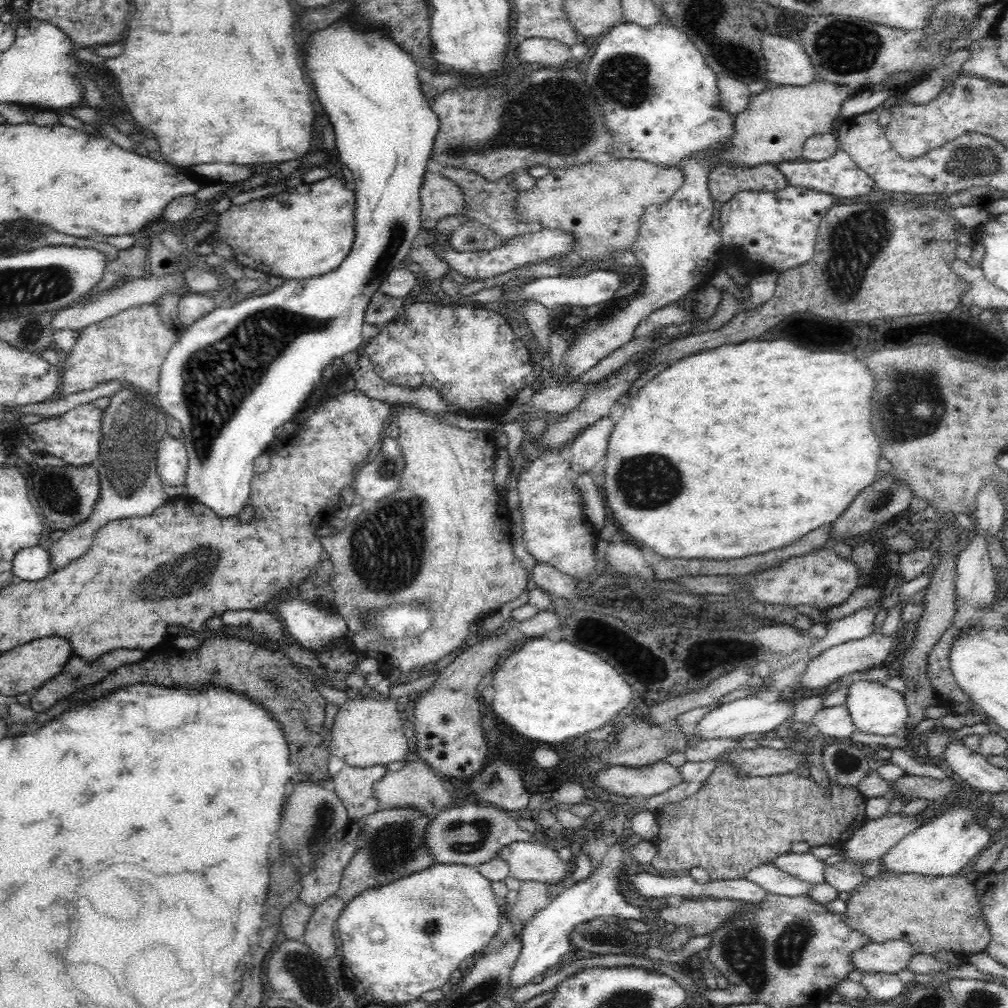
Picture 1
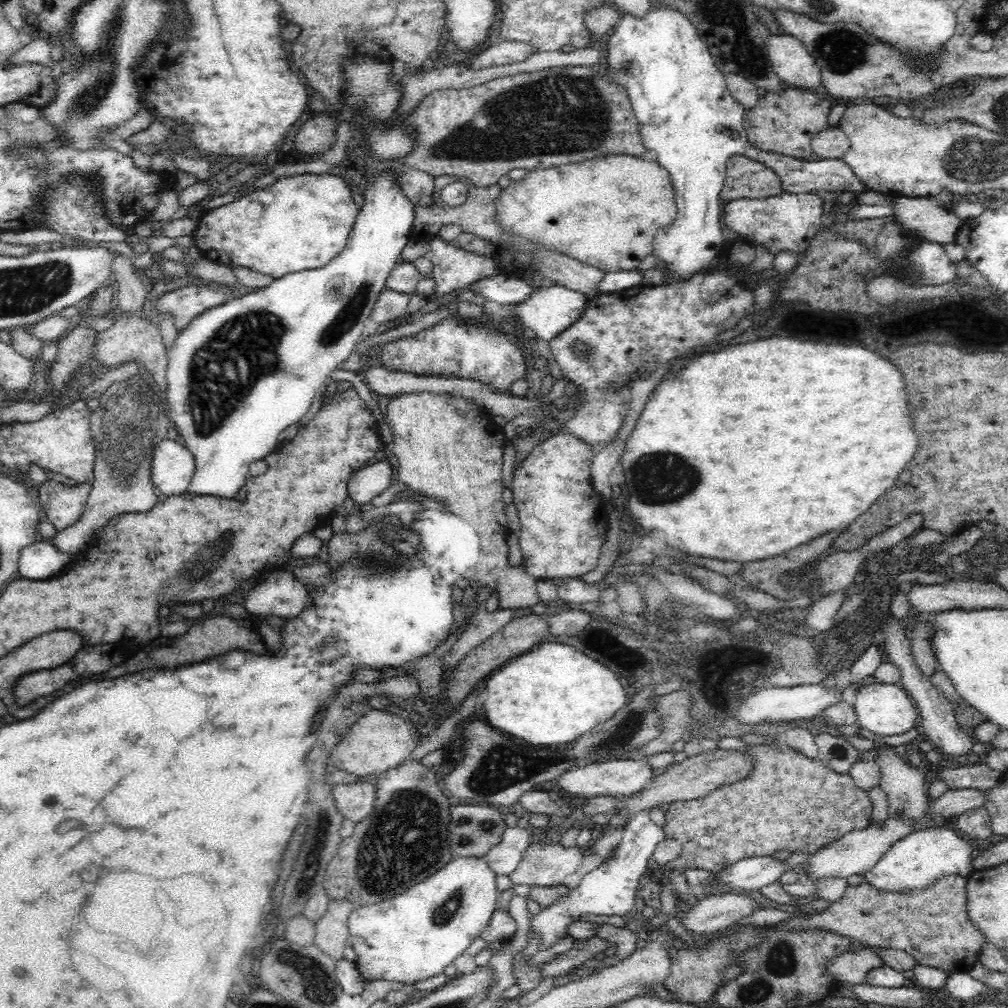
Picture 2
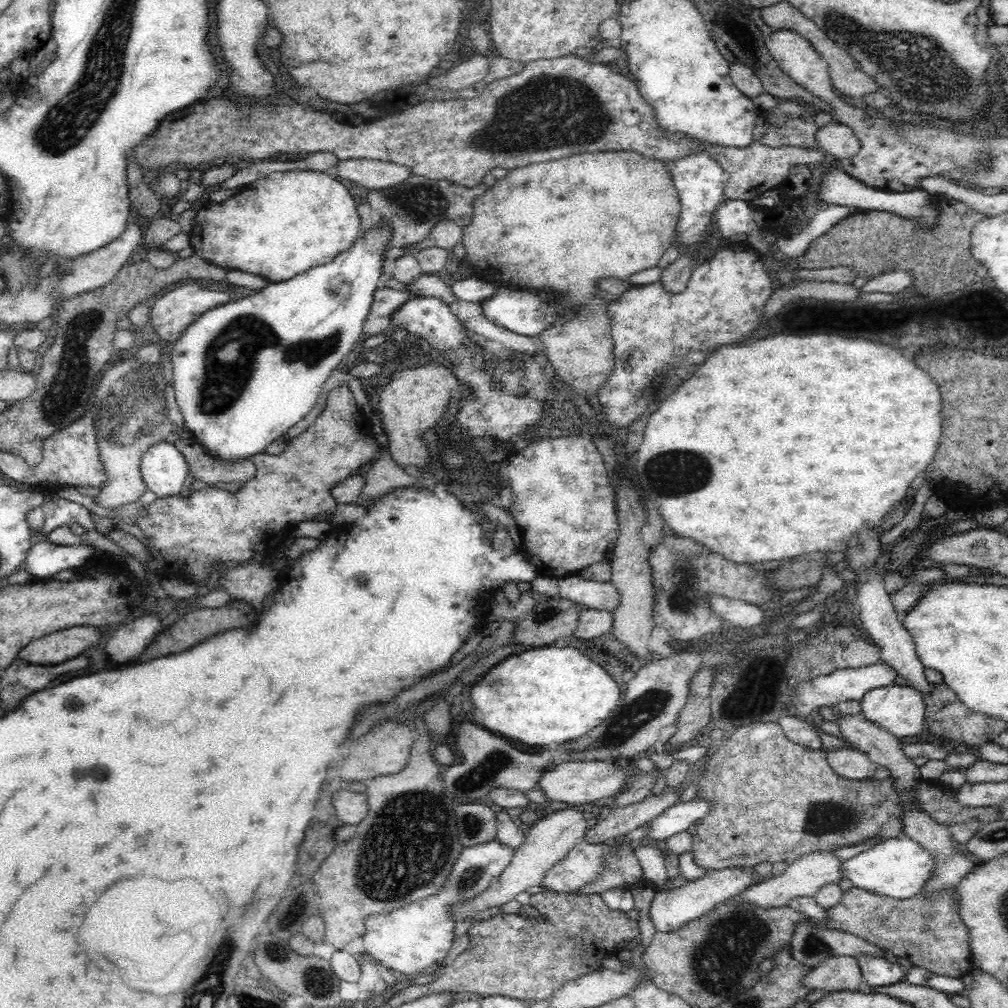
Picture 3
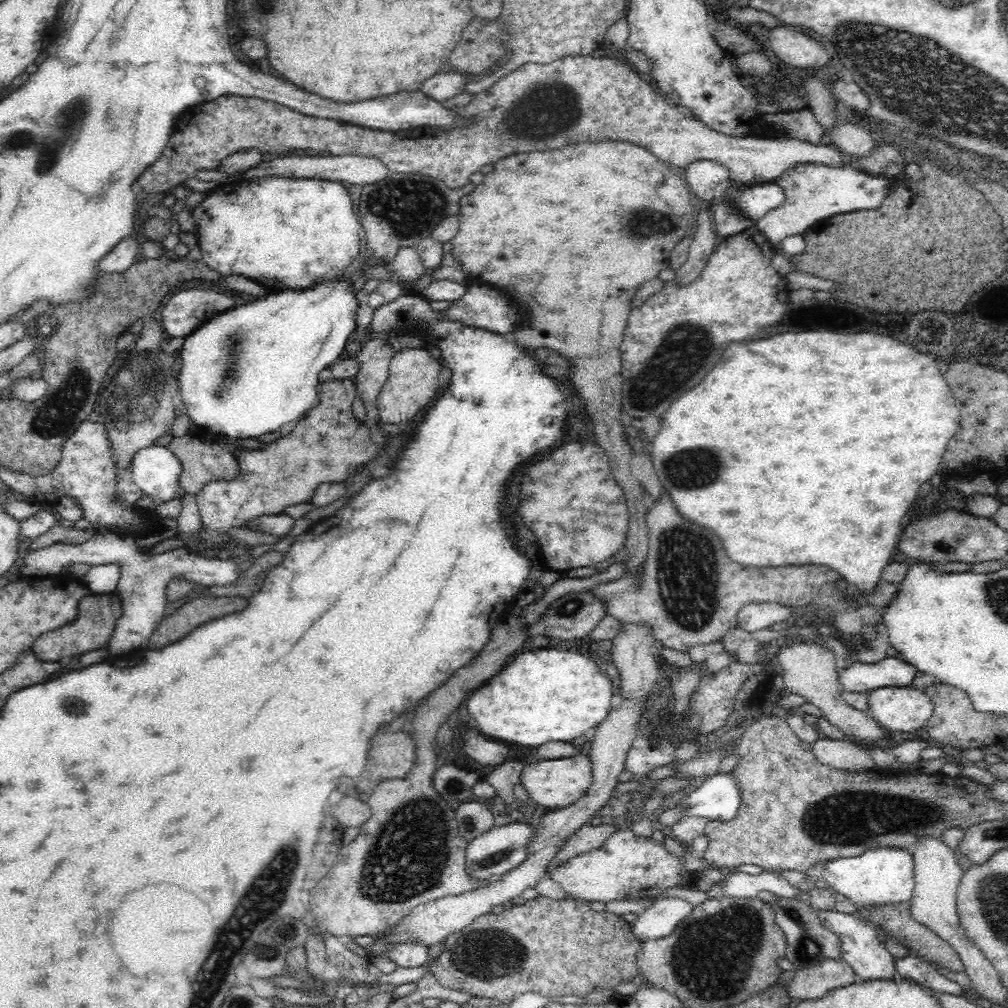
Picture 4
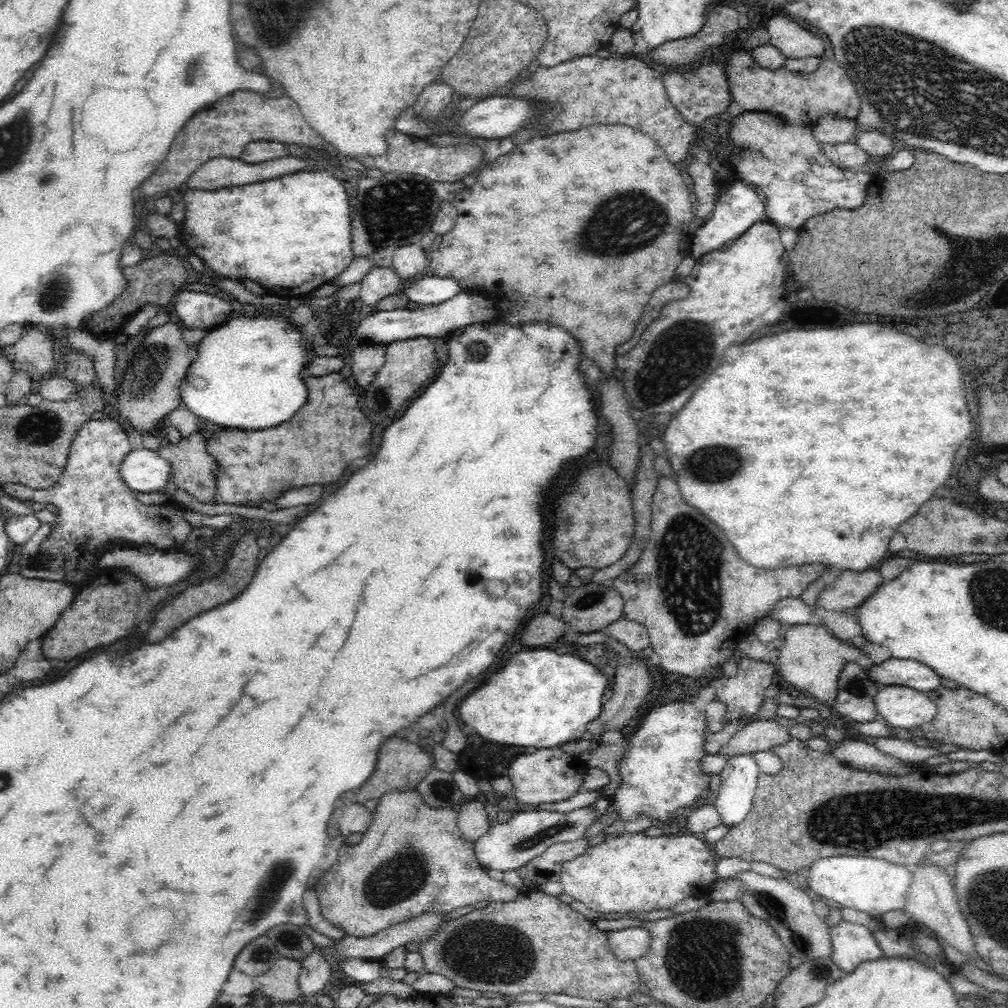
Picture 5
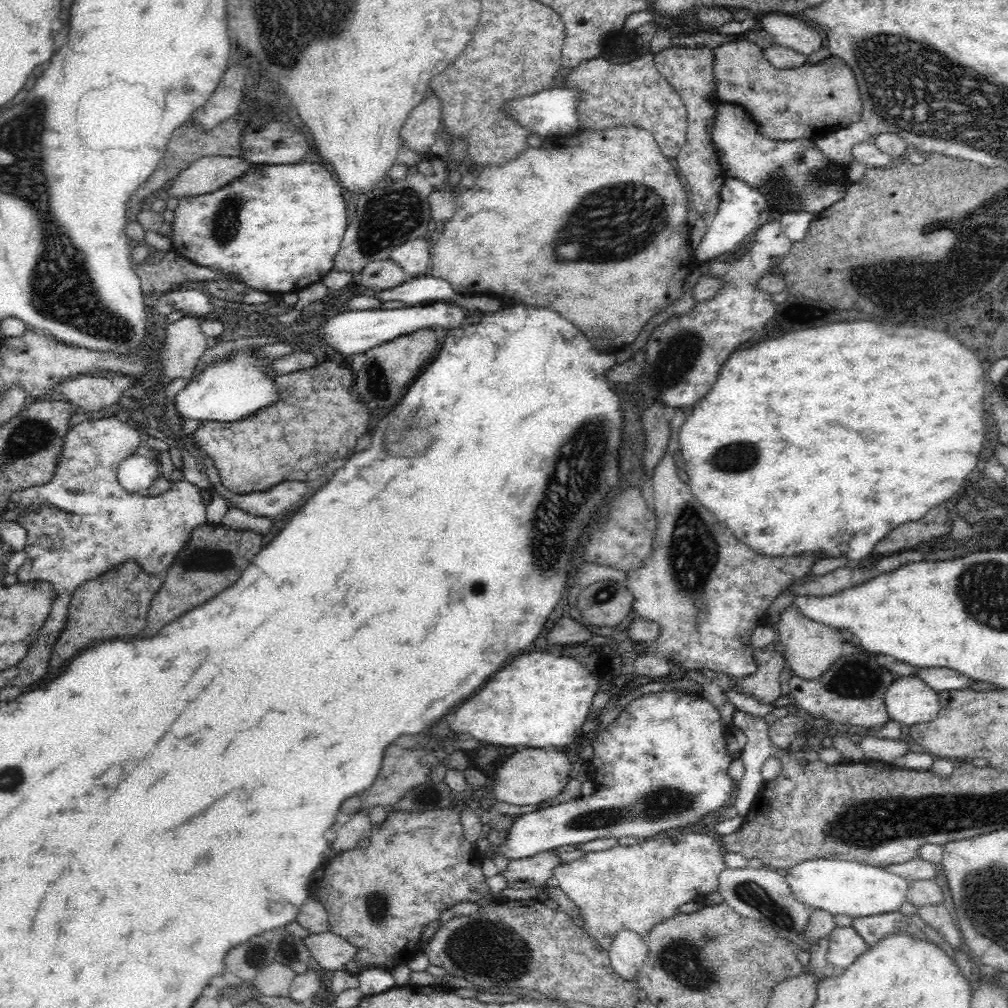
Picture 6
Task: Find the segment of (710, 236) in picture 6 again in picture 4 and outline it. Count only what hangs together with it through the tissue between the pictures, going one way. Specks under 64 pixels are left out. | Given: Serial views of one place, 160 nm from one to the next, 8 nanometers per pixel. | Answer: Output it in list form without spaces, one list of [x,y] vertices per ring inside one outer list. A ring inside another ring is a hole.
[[[775,182],[744,185],[736,190],[729,202],[744,219],[755,223],[759,218],[766,216],[770,210],[780,206],[785,200],[782,187]]]

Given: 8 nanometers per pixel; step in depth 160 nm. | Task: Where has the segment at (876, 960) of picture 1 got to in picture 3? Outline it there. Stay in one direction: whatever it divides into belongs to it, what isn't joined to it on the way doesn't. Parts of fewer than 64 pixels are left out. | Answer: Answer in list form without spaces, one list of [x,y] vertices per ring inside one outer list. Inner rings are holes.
[[[834,956],[826,958],[820,965],[810,969],[800,986],[808,986],[812,991],[856,991],[862,980],[862,971],[854,957]]]

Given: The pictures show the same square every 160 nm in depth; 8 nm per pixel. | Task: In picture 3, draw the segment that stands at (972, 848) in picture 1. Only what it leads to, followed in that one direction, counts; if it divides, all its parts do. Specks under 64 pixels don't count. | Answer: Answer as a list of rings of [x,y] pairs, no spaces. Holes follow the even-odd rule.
[[[902,834],[880,841],[872,848],[840,862],[840,876],[841,879],[848,879],[854,888],[897,900],[906,900],[921,892],[924,884],[931,878],[932,868],[934,863],[928,850],[914,839],[908,838],[906,834]]]

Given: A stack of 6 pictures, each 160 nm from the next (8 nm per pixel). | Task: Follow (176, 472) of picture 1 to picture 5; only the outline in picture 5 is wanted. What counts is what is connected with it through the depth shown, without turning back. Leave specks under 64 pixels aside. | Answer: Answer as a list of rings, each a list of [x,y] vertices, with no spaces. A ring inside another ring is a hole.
[[[134,450],[124,458],[119,474],[134,493],[156,492],[168,482],[171,466],[156,451]]]

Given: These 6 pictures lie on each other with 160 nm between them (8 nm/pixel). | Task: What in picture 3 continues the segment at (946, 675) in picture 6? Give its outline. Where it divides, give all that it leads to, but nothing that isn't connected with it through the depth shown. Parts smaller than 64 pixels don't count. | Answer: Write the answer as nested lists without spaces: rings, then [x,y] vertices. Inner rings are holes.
[[[881,661],[880,663],[862,666],[859,668],[842,668],[835,670],[827,675],[819,675],[811,681],[801,681],[797,693],[791,693],[794,700],[794,706],[802,717],[816,710],[818,706],[835,706],[839,702],[846,700],[861,700],[868,691],[896,685],[897,670],[894,670],[889,664]]]

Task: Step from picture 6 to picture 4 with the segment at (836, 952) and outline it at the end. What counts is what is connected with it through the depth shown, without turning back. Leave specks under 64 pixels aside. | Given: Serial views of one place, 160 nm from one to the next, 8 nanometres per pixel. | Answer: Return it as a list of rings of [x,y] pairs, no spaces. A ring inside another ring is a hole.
[[[834,909],[815,912],[822,925],[838,936],[841,943],[840,960],[843,960],[843,962],[852,967],[852,971],[856,974],[856,982],[878,980],[878,978],[885,978],[886,980],[894,978],[895,958],[879,940],[872,923],[868,923],[866,919],[856,918],[852,914],[841,914]]]

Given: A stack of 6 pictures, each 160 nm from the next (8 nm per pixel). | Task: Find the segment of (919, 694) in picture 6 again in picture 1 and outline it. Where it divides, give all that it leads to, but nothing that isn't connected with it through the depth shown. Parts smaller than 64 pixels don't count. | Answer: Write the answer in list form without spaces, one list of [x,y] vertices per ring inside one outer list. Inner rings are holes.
[[[866,680],[853,682],[849,689],[846,705],[856,730],[876,736],[890,736],[901,733],[907,726],[909,710],[902,693],[895,692],[883,683]]]

